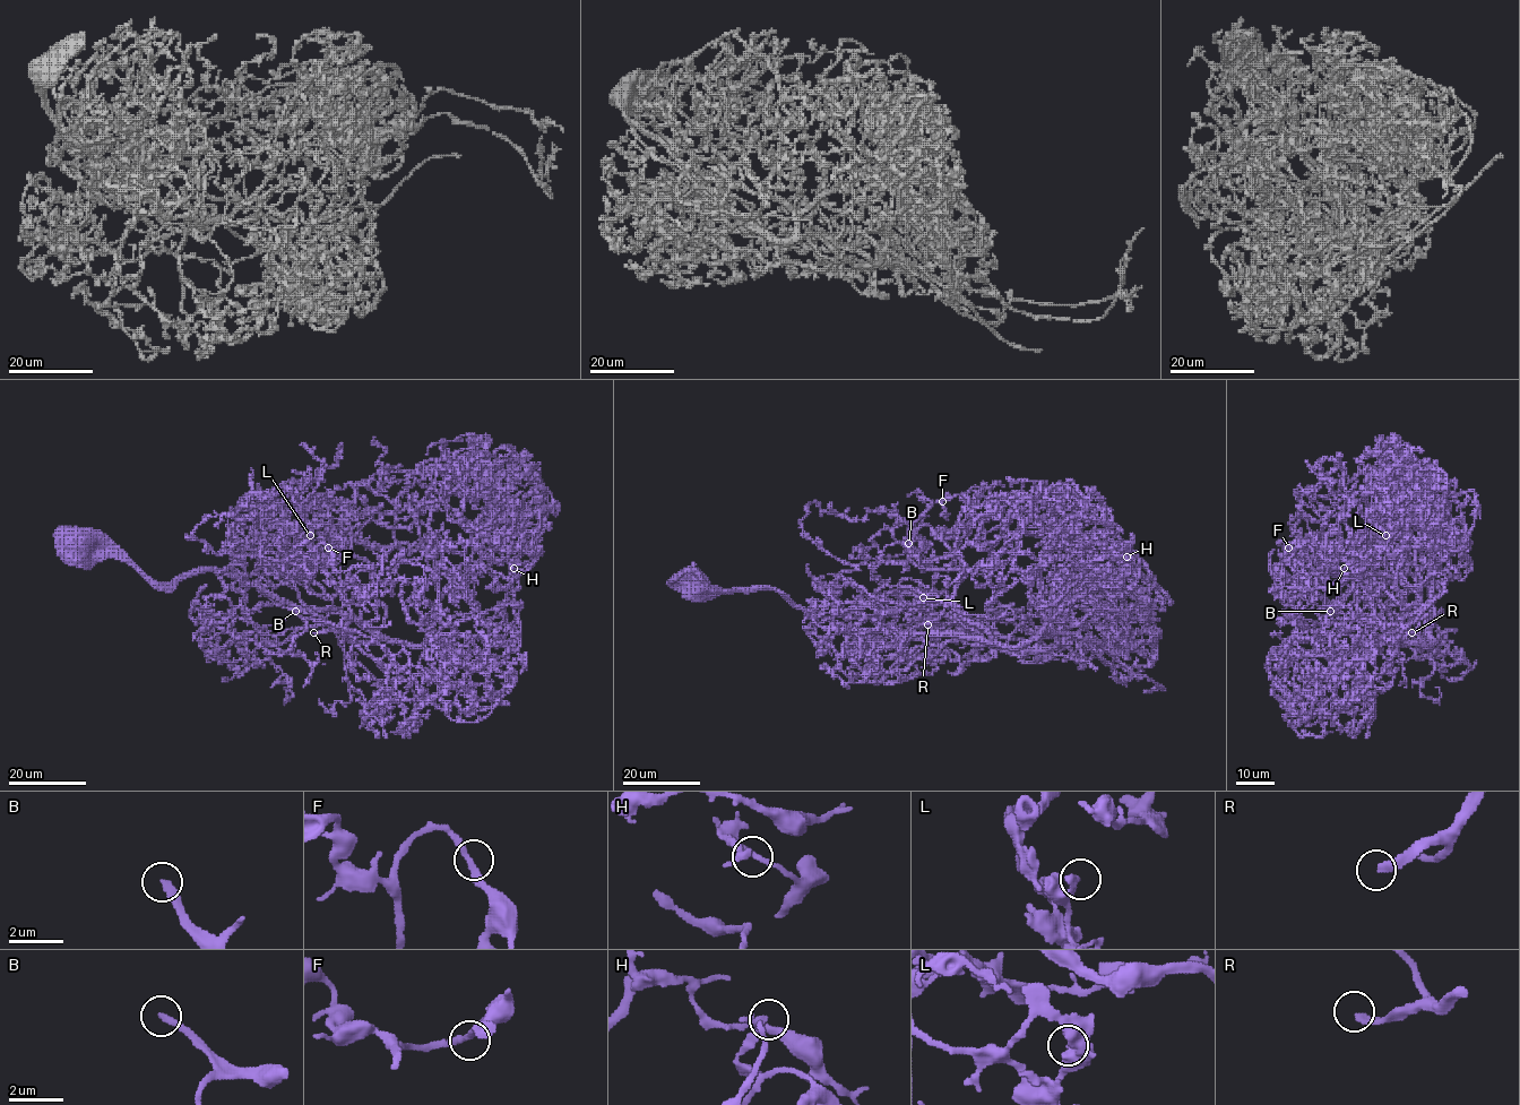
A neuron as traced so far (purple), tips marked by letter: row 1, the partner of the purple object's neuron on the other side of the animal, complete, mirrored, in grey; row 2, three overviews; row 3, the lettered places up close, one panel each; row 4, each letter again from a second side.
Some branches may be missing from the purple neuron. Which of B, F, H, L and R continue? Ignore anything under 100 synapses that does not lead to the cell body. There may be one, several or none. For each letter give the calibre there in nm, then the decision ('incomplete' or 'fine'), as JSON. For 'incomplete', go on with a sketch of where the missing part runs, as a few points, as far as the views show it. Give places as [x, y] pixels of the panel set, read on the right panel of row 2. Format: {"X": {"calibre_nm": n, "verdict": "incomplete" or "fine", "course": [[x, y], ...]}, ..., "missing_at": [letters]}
{"B": {"calibre_nm": 280, "verdict": "incomplete", "course": [[1330, 611], [1327, 593], [1316, 583], [1313, 571], [1321, 570], [1327, 575], [1316, 562], [1318, 557], [1333, 557]]}, "F": {"calibre_nm": 240, "verdict": "fine"}, "H": {"calibre_nm": 280, "verdict": "fine"}, "L": {"calibre_nm": 320, "verdict": "fine"}, "R": {"calibre_nm": 260, "verdict": "incomplete", "course": [[1411, 632], [1452, 611], [1466, 627], [1467, 601], [1450, 612], [1438, 593]]}, "missing_at": ["B", "R"]}

